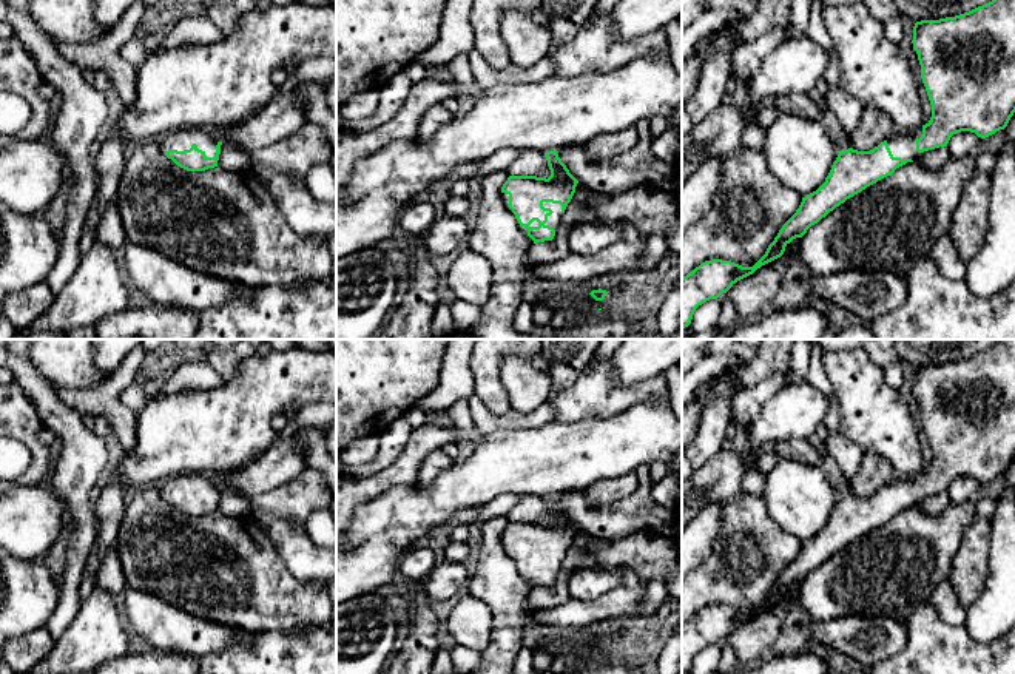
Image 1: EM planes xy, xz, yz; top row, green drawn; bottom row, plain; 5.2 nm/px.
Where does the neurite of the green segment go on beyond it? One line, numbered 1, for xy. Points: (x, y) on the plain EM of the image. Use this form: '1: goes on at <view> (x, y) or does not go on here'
1: goes on at xy (181, 485)

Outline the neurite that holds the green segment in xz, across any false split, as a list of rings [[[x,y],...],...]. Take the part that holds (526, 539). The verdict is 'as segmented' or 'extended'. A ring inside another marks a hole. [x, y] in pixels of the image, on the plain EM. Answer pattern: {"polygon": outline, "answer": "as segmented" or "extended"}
{"polygon": [[[557,497],[545,498],[551,521],[509,521],[501,532],[503,546],[515,560],[520,574],[534,586],[552,586],[578,526]]], "answer": "extended"}

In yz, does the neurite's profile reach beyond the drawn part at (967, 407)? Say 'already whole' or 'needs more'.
needs more

